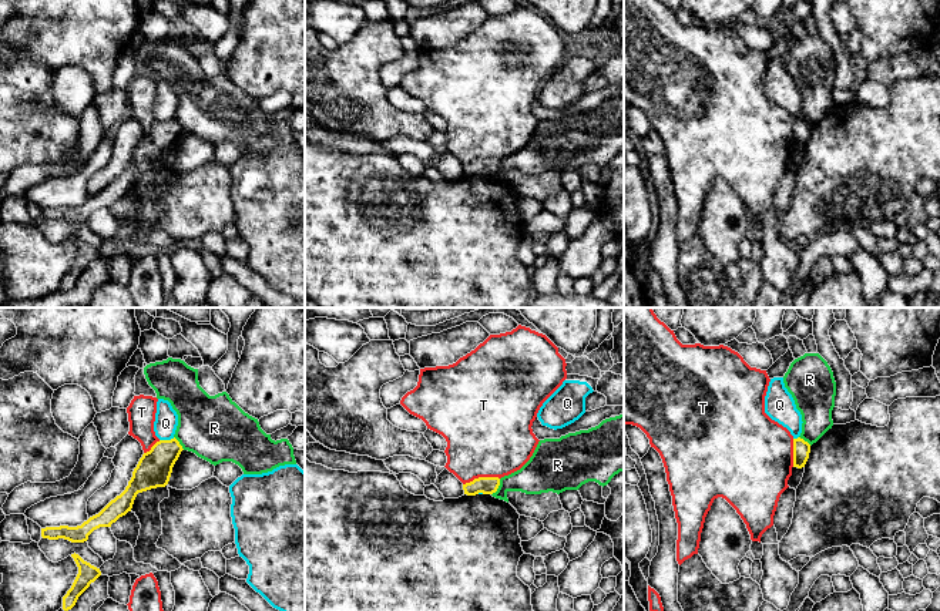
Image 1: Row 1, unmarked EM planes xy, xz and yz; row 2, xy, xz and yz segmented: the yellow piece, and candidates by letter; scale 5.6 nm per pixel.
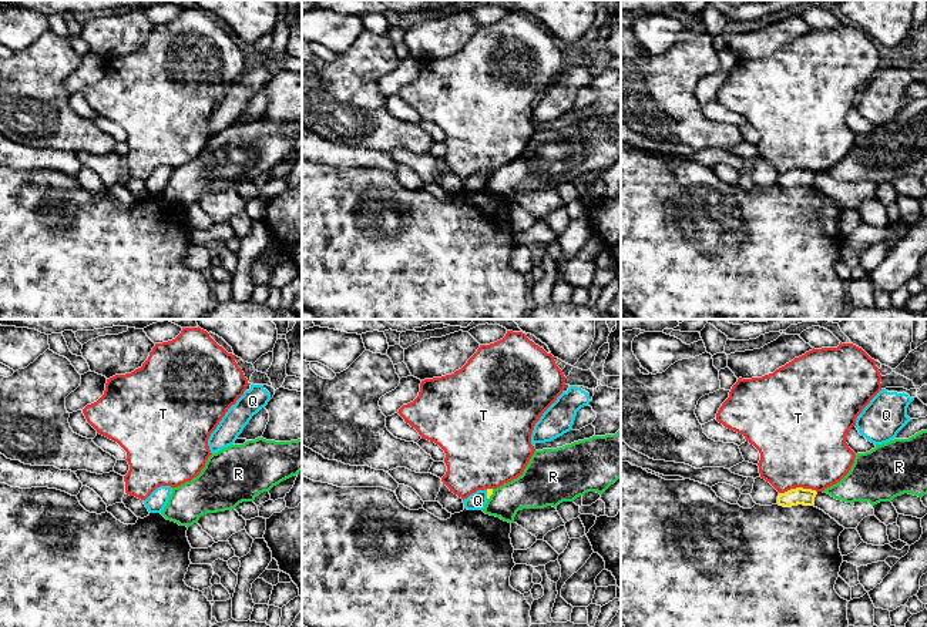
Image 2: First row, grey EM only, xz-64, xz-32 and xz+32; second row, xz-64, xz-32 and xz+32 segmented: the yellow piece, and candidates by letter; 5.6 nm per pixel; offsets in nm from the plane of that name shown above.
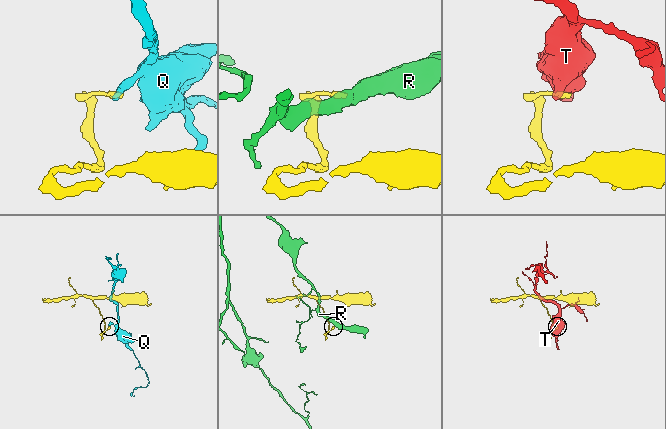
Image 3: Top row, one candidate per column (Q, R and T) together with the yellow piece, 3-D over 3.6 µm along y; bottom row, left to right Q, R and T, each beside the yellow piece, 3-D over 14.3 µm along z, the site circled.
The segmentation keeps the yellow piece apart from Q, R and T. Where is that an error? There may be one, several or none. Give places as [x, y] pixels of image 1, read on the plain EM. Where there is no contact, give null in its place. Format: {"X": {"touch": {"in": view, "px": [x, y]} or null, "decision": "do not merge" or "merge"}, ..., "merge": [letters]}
{"Q": {"touch": {"in": "xy", "px": [167, 121]}, "decision": "do not merge"}, "R": {"touch": {"in": "xz", "px": [497, 168]}, "decision": "do not merge"}, "T": {"touch": {"in": "xz", "px": [480, 158]}, "decision": "do not merge"}, "merge": []}

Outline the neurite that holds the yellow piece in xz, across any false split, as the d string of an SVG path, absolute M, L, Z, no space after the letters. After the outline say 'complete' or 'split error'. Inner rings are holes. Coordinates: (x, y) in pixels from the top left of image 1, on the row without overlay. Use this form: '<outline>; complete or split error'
M479 158L470 164L463 165L464 175L476 177L479 174L493 175L500 167L498 158Z; complete

